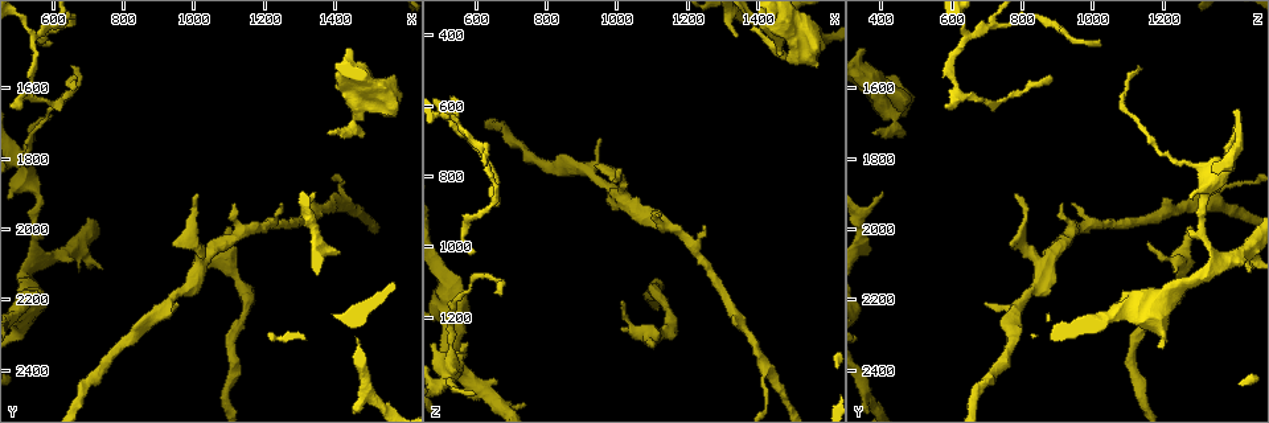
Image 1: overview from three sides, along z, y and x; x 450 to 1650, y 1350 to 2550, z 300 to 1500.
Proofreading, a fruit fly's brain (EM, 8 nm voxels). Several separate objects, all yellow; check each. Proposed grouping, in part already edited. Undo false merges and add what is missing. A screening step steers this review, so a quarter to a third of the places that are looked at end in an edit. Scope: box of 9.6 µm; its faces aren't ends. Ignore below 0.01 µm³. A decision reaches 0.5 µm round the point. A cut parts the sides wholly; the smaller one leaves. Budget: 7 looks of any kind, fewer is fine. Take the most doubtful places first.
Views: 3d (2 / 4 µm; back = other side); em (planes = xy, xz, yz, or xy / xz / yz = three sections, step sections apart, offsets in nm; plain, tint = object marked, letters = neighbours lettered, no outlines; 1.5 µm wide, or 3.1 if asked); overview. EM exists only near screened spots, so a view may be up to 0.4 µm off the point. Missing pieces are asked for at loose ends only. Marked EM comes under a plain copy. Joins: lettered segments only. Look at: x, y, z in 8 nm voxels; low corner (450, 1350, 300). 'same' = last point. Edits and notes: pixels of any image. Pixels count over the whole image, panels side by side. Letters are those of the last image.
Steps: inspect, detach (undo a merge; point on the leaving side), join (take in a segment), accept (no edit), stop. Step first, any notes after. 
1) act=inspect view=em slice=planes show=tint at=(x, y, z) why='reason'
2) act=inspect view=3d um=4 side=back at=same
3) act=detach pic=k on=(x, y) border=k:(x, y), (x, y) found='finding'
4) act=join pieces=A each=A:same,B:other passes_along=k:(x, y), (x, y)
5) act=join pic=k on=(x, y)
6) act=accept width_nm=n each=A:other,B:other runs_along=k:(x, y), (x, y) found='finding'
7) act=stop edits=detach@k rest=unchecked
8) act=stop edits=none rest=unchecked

act=inspect view=3d um=2 at=(1390, 1730, 380) why='an open end'

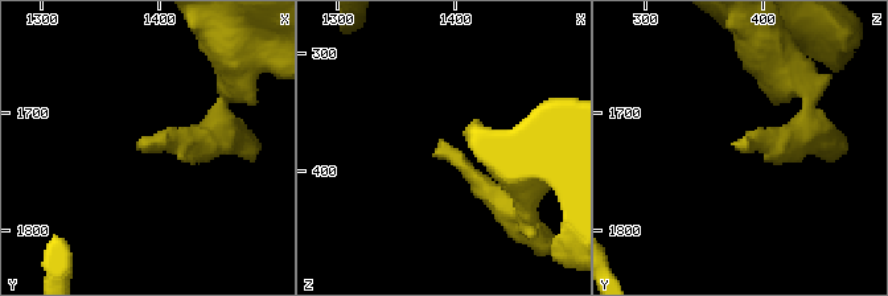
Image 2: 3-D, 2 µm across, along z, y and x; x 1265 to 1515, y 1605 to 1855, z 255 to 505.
act=inspect view=em slice=yz step=8 show=letters at=(1384, 1730, 380) why='need the tissue'

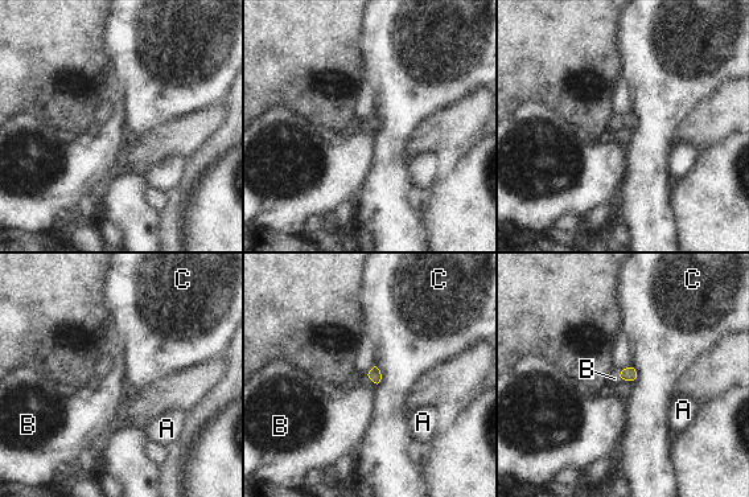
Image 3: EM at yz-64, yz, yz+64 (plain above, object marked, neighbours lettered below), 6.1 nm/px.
act=accept each=A:other,B:other,C:other border=3:(367, 373), (377, 385) found='none of them fits'

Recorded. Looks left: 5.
act=inspect view=em slice=planes show=letters at=(590, 1480, 1030) why='free end'

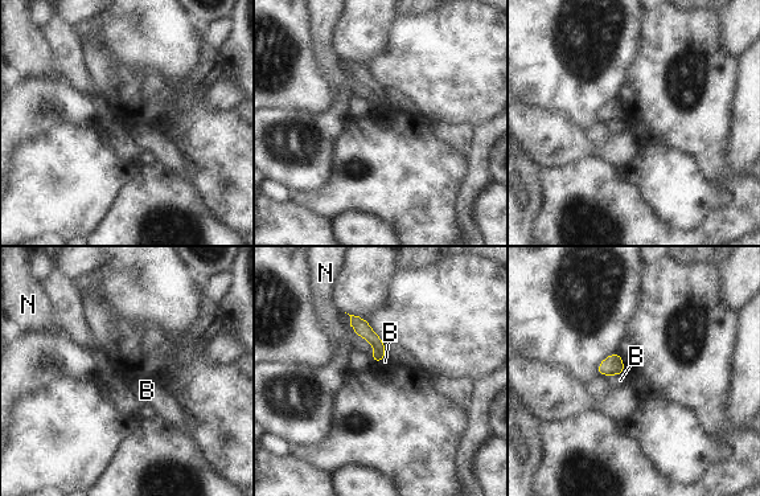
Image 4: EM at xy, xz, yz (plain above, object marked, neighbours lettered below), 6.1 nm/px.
act=accept width_nm=80 each=B:other,N:other found='none of them fits'

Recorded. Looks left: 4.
act=inspect view=em slice=yz step=8 show=letters at=(1100, 1990, 1290)

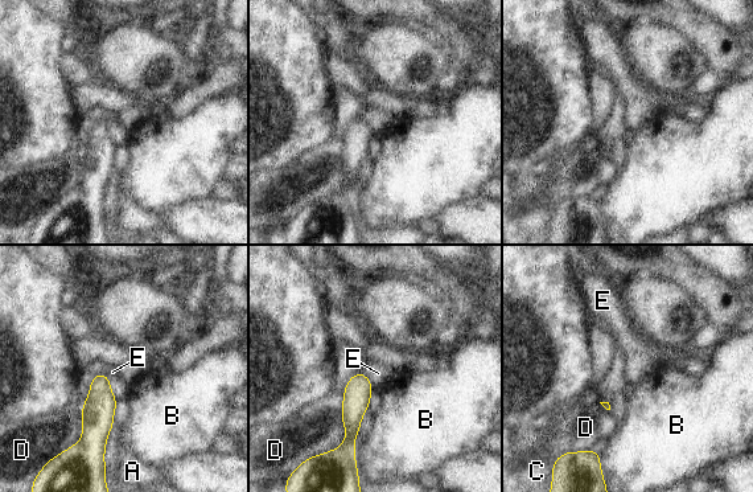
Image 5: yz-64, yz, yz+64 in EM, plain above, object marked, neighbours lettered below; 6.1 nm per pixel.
act=inspect view=em slice=planes show=letters at=same

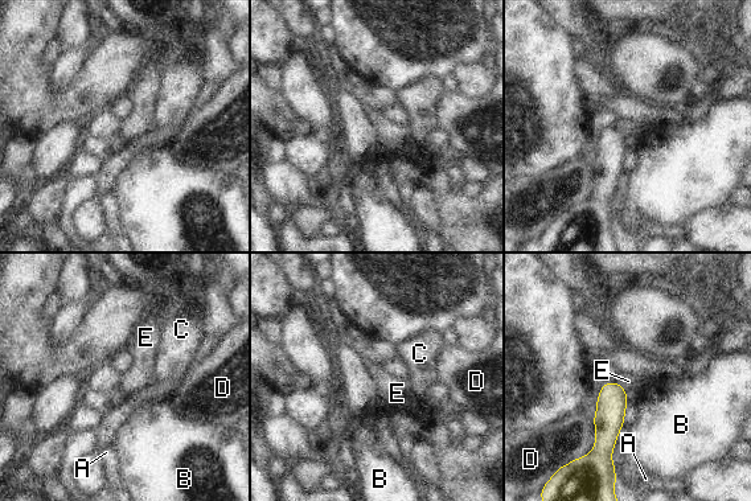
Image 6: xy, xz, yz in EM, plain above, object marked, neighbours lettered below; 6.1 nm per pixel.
act=accept width_nm=180 longest_contact=D:260nm each=A:other,B:other,C:other,D:other,E:other found='none of them fits'

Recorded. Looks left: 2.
act=stop edits=none rest=unchecked

